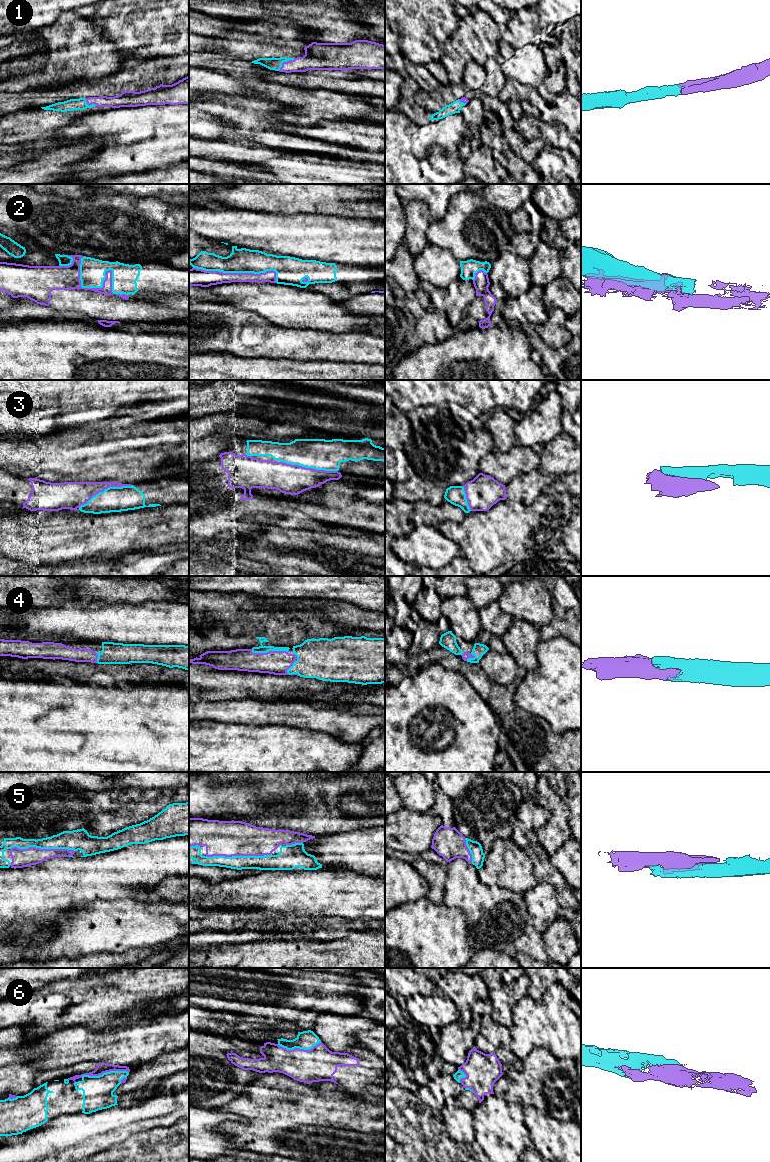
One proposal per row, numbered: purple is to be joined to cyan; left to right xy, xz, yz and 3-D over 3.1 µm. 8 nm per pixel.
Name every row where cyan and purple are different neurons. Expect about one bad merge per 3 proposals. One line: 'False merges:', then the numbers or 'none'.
False merges: 2

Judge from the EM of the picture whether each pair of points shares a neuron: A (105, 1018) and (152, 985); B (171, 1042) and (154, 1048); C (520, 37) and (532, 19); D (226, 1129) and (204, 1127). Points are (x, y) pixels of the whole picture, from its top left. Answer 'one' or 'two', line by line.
A: one
B: one
C: one
D: two

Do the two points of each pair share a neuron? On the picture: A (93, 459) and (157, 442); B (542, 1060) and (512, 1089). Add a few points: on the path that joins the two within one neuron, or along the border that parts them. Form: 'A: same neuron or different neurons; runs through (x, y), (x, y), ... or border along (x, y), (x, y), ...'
A: same neuron; runs through (109, 451), (129, 451), (133, 447), (141, 446)
B: same neuron; runs through (535, 1068), (520, 1083)

